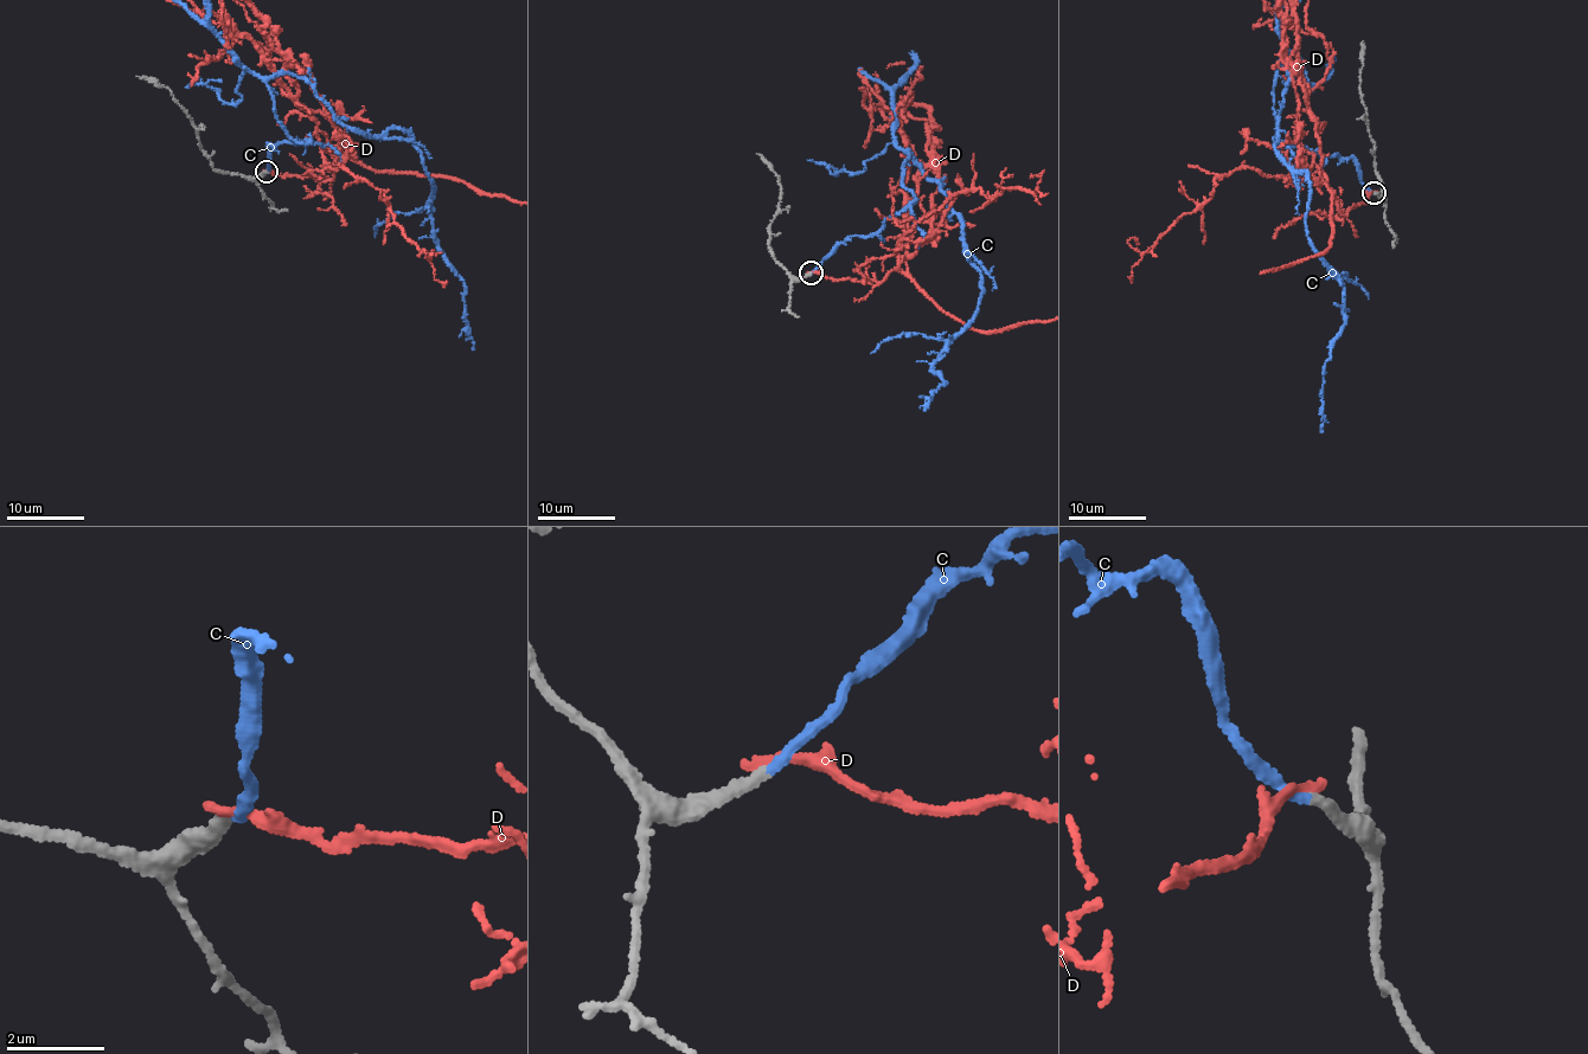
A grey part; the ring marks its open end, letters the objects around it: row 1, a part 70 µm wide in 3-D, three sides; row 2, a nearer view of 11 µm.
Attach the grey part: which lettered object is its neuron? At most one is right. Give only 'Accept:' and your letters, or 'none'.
Accept: C

